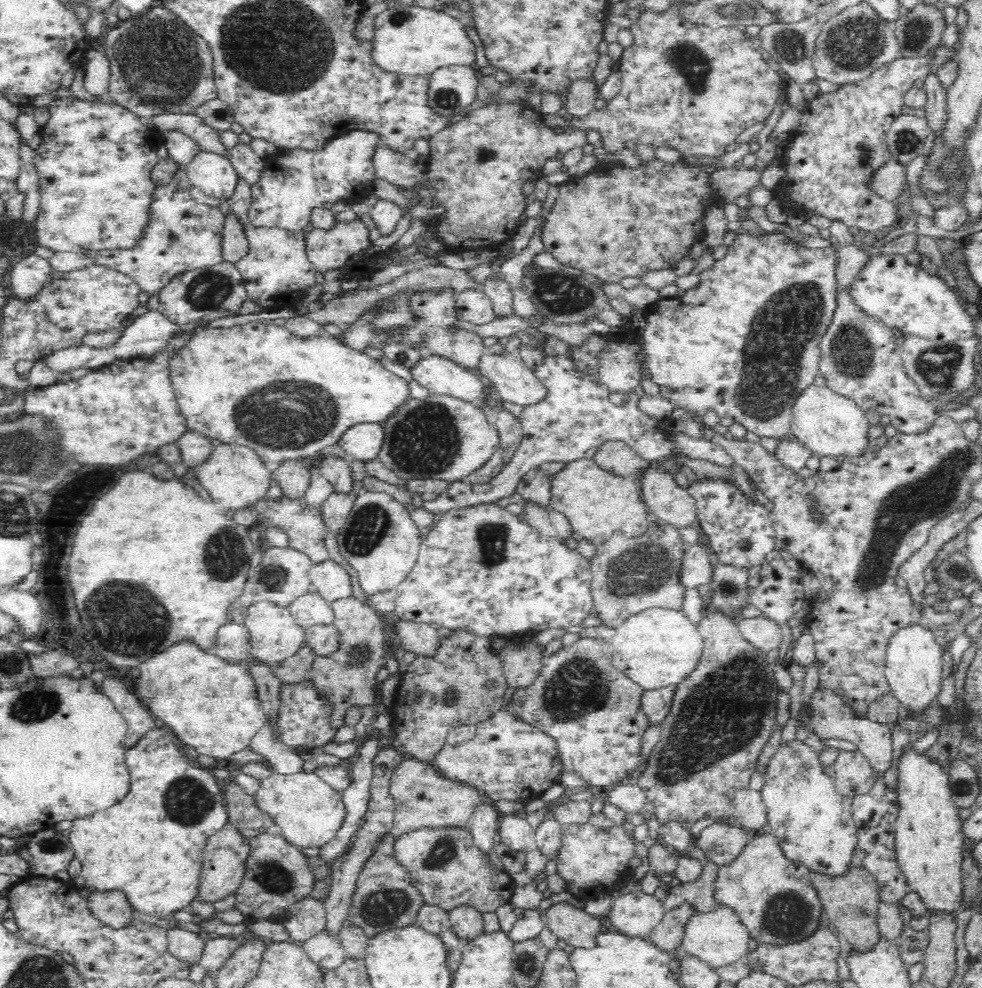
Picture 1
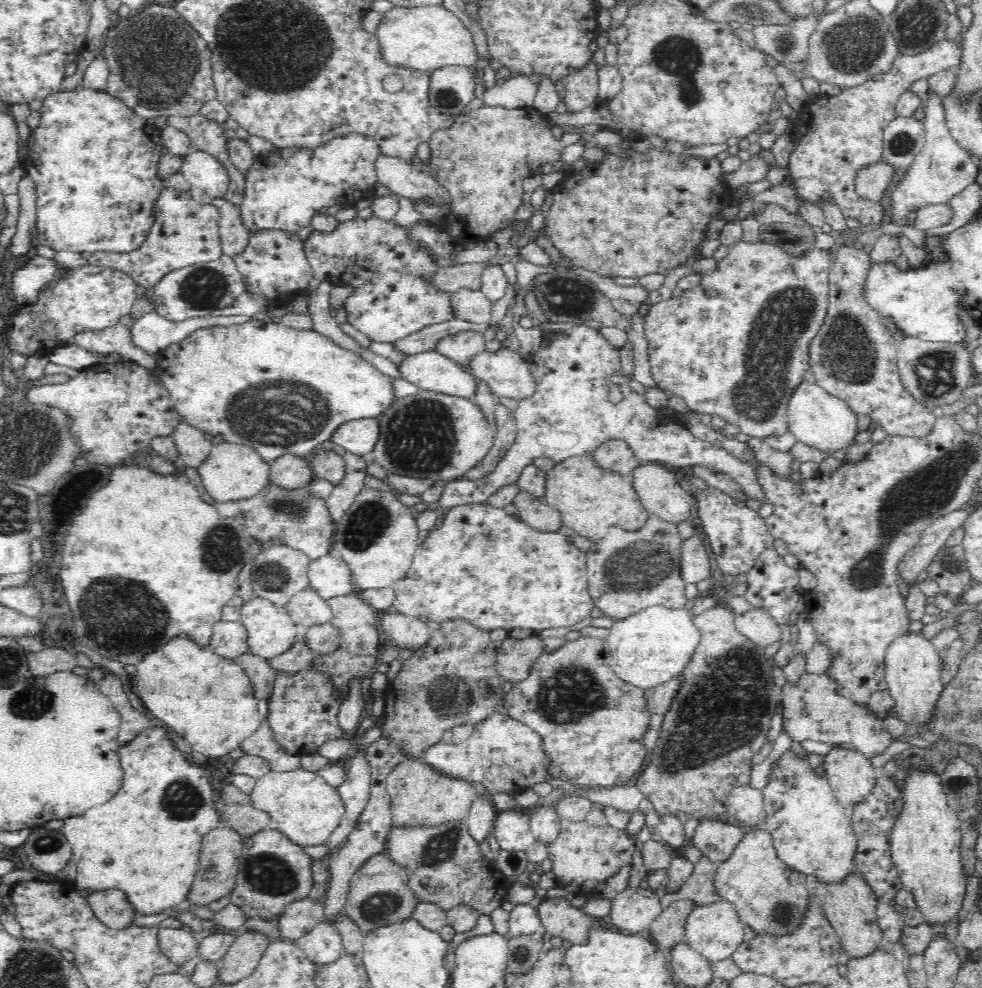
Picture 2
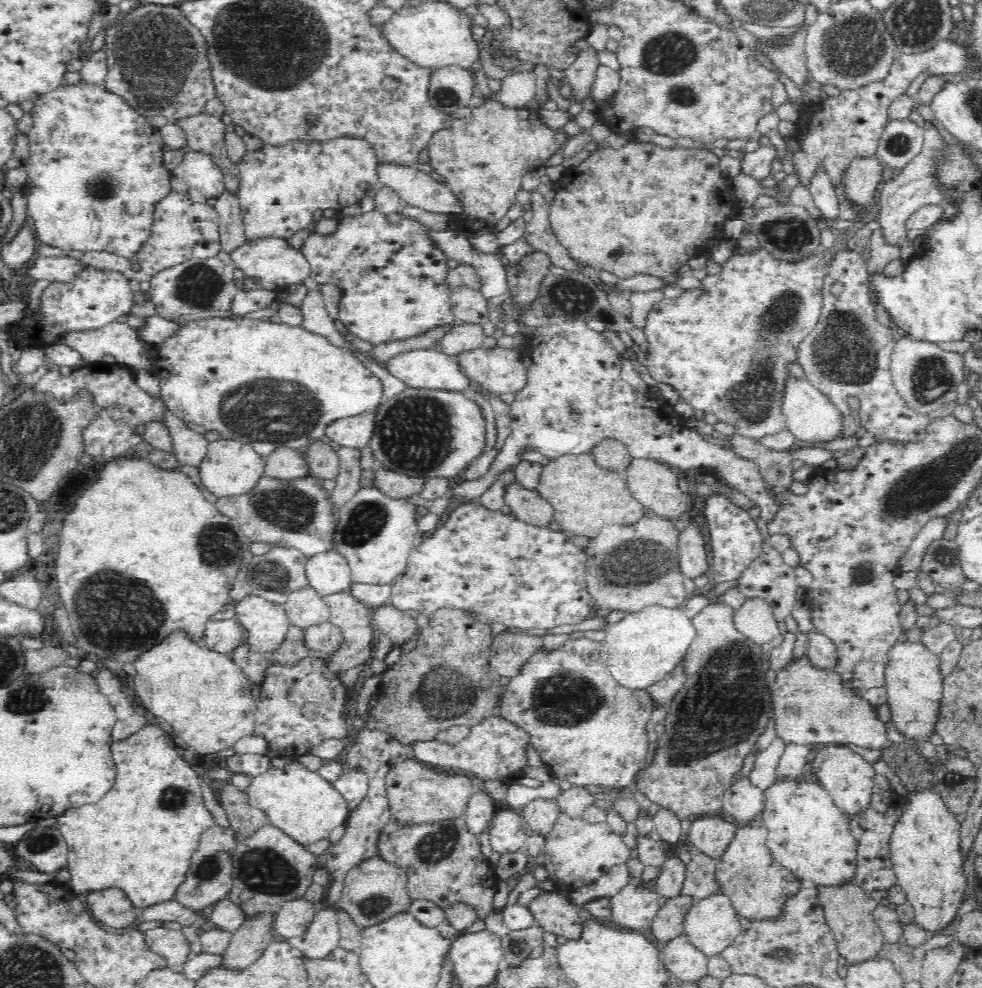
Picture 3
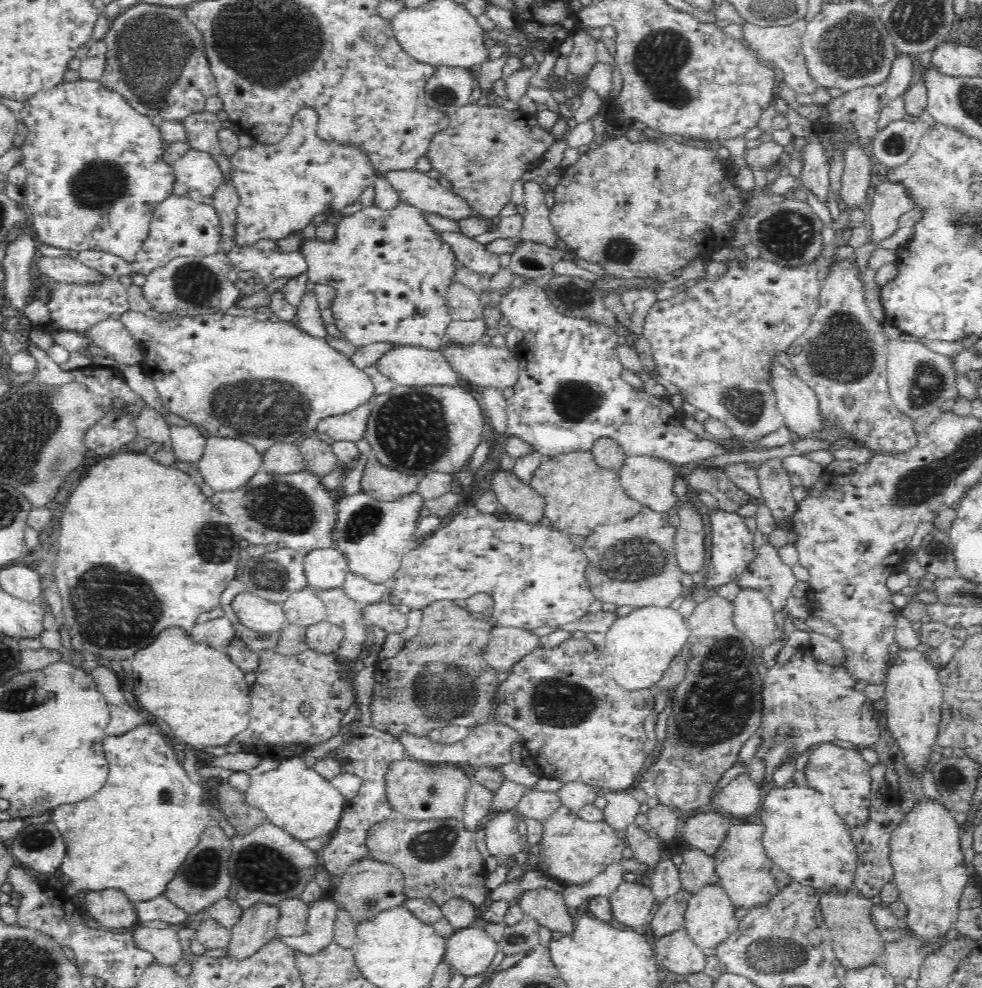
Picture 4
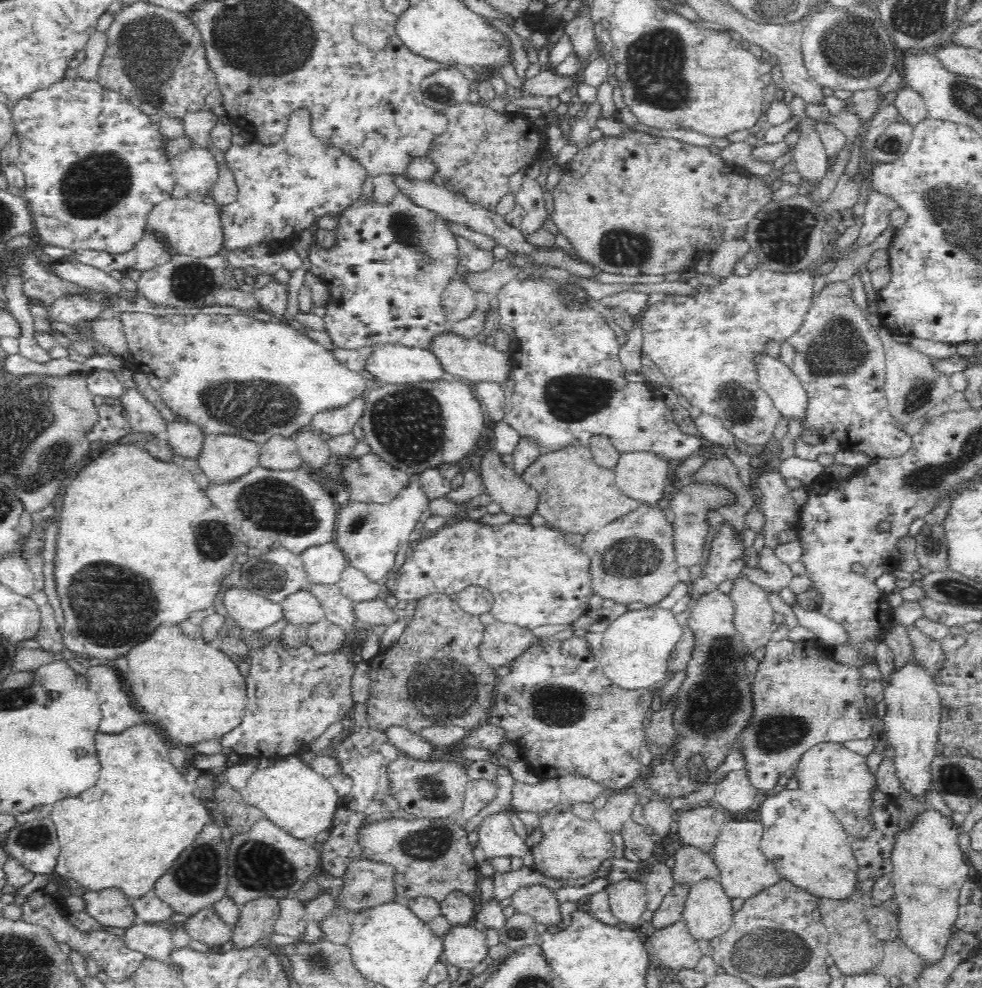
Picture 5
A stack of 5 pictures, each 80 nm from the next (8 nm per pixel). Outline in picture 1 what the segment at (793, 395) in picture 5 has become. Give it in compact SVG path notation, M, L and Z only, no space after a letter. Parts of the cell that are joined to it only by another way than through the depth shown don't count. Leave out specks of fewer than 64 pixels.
M824 386L804 388L791 410L790 434L802 442L812 454L821 457L859 457L868 444L866 412L856 403Z

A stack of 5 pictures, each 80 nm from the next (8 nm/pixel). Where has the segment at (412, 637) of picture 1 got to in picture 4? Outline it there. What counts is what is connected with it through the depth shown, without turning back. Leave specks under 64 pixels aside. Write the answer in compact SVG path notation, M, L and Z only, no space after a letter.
M386 599L362 605L361 617L368 624L379 626L388 634L404 632L408 626L406 615L399 610L398 606L392 605Z

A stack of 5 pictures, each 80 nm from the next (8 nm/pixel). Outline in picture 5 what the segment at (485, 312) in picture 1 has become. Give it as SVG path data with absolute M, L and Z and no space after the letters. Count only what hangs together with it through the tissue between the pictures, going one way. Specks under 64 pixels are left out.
M458 277L452 279L441 294L441 305L446 320L455 323L470 316L476 309L474 294L475 290L470 288L468 282Z

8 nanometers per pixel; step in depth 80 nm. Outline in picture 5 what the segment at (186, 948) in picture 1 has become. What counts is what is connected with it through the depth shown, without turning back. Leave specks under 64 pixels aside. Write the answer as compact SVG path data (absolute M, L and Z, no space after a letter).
M161 923L133 924L123 928L120 936L124 947L135 950L146 957L161 961L169 961L169 957L176 949L172 942L172 927Z

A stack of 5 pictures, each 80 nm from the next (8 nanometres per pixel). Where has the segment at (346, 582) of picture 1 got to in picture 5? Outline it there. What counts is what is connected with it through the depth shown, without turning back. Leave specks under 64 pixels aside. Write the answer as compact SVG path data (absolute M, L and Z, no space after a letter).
M334 543L308 545L301 553L308 582L320 584L338 583L348 560Z

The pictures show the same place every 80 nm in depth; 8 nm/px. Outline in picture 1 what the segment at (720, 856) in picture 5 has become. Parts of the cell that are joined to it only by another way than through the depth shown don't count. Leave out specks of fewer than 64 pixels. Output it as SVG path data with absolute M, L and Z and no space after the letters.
M765 829L751 832L742 851L716 872L716 901L736 911L740 922L757 943L786 944L787 941L802 940L823 916L816 889L812 886L812 873L790 863L778 848L778 840Z

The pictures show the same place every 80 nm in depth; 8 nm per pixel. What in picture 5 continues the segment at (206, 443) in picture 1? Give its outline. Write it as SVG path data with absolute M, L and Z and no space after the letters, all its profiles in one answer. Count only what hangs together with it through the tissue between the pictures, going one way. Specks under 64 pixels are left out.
M180 420L166 423L163 437L168 440L174 454L188 458L192 464L202 452L204 435L197 424Z

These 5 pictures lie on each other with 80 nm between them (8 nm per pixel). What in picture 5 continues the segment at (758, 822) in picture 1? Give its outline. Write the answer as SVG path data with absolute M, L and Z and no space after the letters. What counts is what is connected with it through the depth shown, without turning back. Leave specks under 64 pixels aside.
M744 769L730 770L716 784L712 803L724 811L736 813L757 807L761 797L758 790L749 783Z

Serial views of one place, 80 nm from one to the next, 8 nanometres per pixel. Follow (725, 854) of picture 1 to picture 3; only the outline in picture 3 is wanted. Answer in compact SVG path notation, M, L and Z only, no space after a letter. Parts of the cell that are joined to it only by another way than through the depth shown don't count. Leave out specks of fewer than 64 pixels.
M723 814L706 815L692 819L685 839L695 851L702 851L717 860L728 848L738 825Z

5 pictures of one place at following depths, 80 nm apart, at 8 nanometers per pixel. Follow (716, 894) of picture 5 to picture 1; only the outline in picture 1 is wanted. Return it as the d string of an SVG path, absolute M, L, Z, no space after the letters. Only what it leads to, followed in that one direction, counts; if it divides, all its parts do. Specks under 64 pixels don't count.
M720 903L716 910L710 912L695 911L685 926L685 936L681 948L686 954L698 955L712 968L718 968L740 960L748 952L750 935L748 929L740 922L736 911Z

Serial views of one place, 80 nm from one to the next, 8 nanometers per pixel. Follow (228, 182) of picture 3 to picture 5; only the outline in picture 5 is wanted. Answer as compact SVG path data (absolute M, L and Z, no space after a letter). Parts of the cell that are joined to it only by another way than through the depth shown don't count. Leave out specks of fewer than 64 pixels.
M206 110L189 112L182 117L185 134L192 139L194 146L212 151L218 162L225 160L225 153L211 145L209 132L219 122L221 120L217 118L216 114Z

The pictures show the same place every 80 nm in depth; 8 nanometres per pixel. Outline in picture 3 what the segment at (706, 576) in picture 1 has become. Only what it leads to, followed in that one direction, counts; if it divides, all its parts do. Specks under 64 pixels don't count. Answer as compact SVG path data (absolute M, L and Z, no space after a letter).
M690 517L686 528L680 530L677 545L680 570L684 576L696 578L708 571L704 534L700 524L694 518Z

